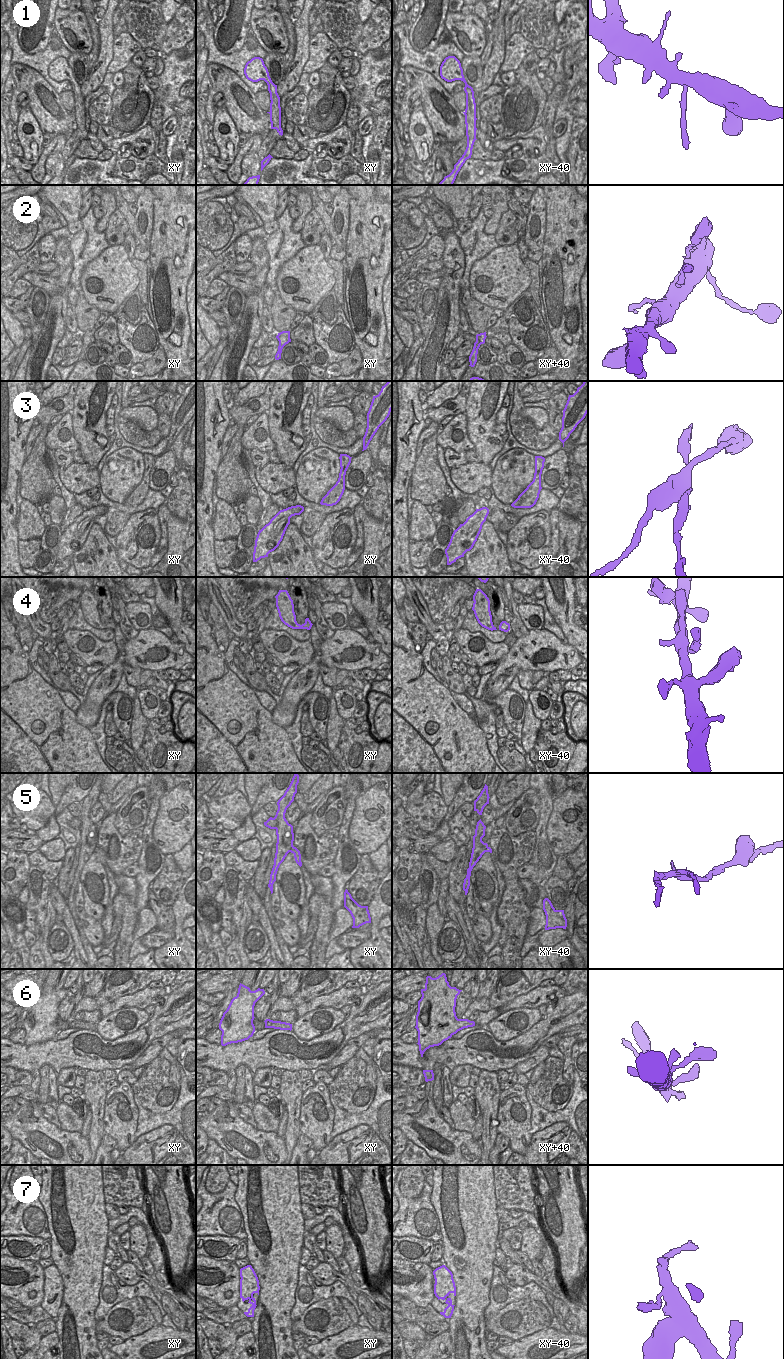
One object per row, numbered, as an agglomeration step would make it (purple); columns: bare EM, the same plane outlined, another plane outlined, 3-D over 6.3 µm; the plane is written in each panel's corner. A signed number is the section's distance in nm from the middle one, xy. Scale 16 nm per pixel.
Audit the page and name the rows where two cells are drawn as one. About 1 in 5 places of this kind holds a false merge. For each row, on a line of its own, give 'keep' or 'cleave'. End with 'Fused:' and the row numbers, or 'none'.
1: keep
2: cleave
3: cleave
4: keep
5: cleave
6: keep
7: keep
Fused: 2, 3, 5

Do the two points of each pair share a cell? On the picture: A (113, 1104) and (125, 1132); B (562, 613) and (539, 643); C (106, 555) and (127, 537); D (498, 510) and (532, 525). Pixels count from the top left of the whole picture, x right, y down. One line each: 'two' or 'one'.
A: one
B: two
C: two
D: two

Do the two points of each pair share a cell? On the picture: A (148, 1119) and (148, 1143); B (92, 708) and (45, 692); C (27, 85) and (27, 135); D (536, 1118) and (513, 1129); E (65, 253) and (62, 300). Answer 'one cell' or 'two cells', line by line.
A: two cells
B: two cells
C: two cells
D: two cells
E: one cell

